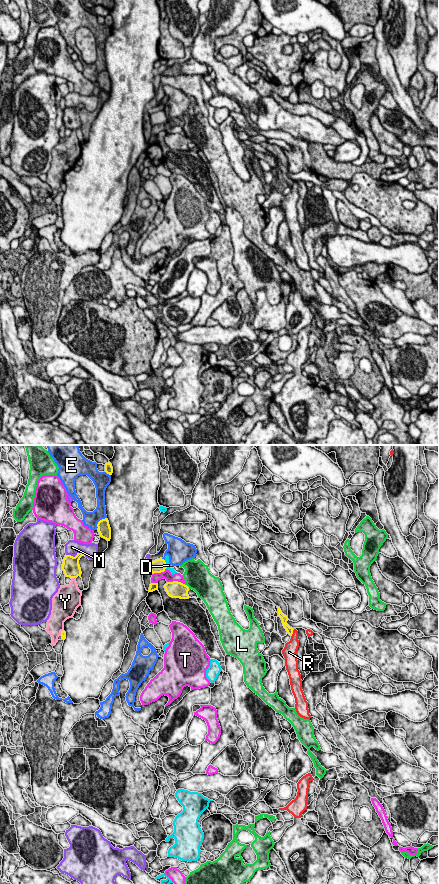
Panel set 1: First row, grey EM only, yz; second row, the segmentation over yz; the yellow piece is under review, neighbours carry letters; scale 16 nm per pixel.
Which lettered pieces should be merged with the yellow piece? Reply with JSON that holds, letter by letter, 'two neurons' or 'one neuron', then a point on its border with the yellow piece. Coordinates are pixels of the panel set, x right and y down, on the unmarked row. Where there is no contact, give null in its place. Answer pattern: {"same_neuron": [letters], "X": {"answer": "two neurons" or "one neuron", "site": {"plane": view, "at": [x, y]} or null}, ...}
{"same_neuron": [], "D": {"answer": "two neurons", "site": {"plane": "yz", "at": [165, 116]}}, "E": {"answer": "two neurons", "site": {"plane": "yz", "at": [98, 74]}}, "L": {"answer": "two neurons", "site": {"plane": "yz", "at": [187, 138]}}, "M": {"answer": "two neurons", "site": {"plane": "yz", "at": [76, 107]}}, "R": {"answer": "two neurons", "site": {"plane": "yz", "at": [292, 185]}}, "T": {"answer": "two neurons", "site": {"plane": "yz", "at": [176, 133]}}, "Y": {"answer": "two neurons", "site": {"plane": "yz", "at": [73, 129]}}}

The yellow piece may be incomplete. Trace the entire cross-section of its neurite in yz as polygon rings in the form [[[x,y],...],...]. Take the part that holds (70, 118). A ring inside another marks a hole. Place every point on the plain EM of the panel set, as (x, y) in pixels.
[[[83,104],[77,105],[75,109],[71,107],[65,107],[62,116],[62,122],[64,123],[65,129],[77,130],[81,129],[81,120],[79,117],[79,112],[82,108],[85,108]]]

